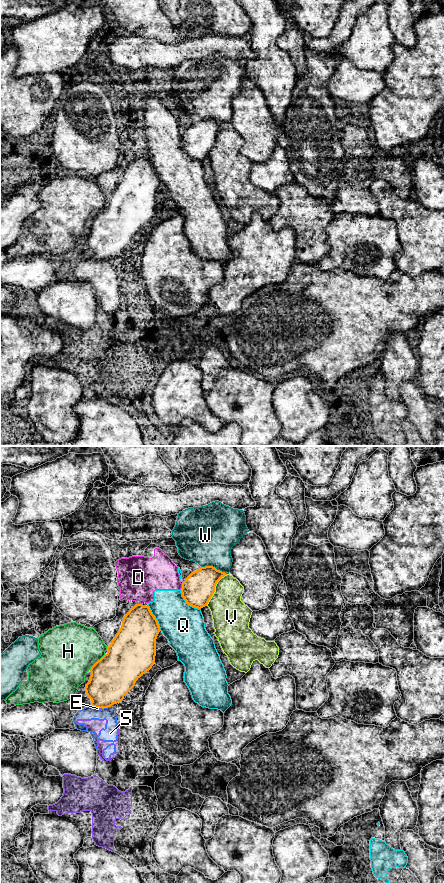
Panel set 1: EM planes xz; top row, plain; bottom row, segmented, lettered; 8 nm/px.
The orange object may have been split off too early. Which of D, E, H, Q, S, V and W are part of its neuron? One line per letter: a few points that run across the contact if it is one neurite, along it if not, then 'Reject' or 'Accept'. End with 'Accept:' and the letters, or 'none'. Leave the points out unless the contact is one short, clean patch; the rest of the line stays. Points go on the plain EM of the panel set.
D: Reject
E: Line: xz (97, 259), (102, 260). Reject
H: Reject
Q: Reject
S: Reject
V: Reject
W: Reject
Accept: none

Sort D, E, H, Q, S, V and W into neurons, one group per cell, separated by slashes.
D Q / E S / H / V / W

